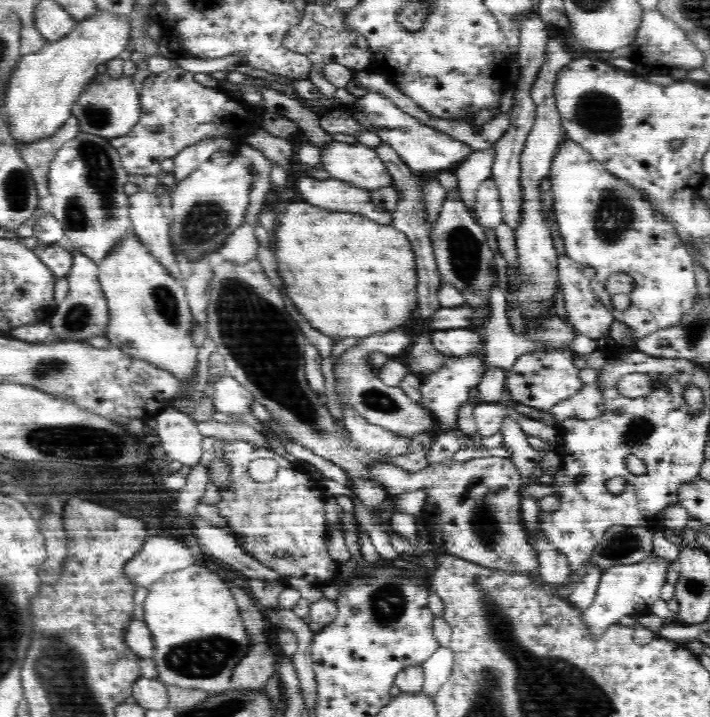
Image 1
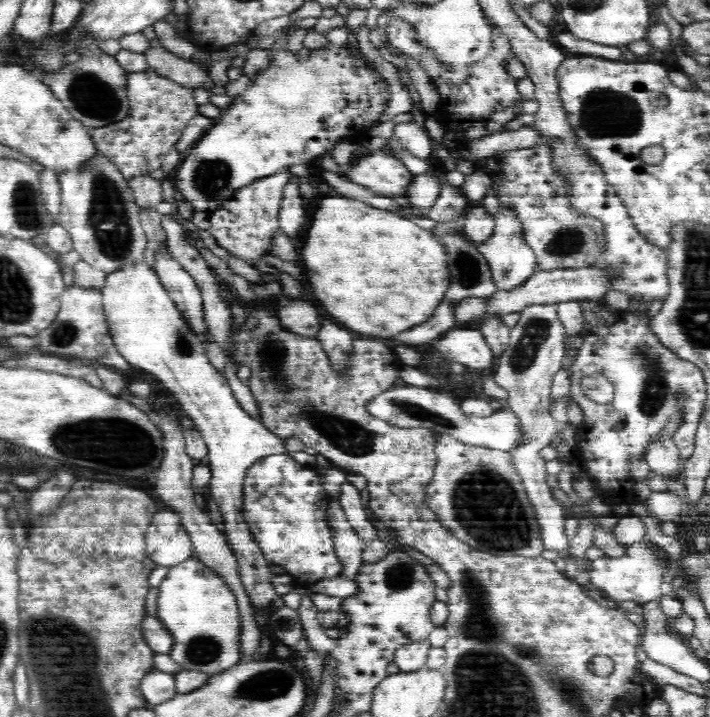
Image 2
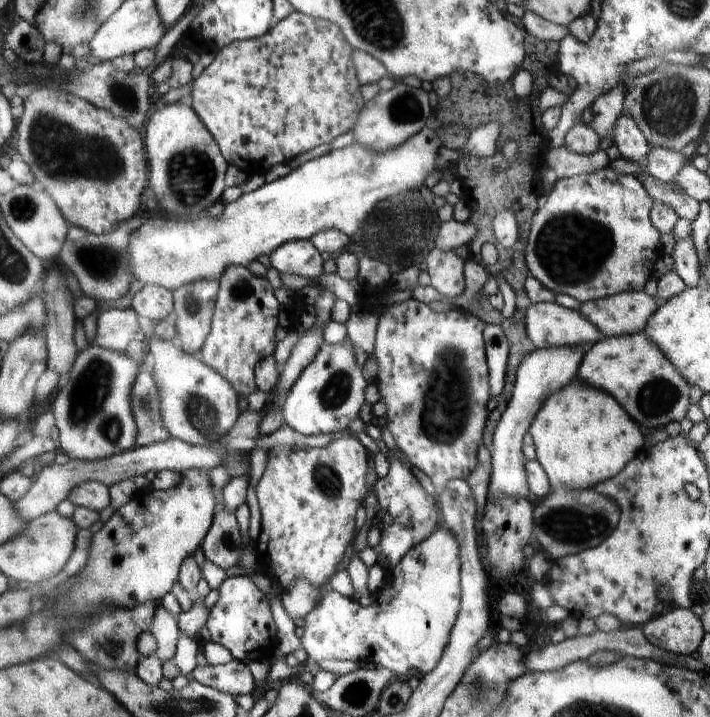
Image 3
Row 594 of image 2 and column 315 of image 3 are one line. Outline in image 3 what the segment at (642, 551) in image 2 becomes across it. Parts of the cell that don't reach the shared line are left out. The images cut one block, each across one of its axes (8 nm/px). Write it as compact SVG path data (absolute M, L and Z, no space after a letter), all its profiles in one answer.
M445 524L427 538L427 542L421 542L415 550L403 558L403 562L391 570L385 572L385 584L379 588L379 592L373 596L373 604L363 608L353 598L341 596L337 592L325 592L323 600L319 602L319 608L305 618L305 634L303 638L303 654L309 654L315 662L359 662L359 660L371 660L377 668L387 668L397 674L399 680L407 682L419 682L427 674L431 674L441 658L445 656L445 650L451 642L451 632L455 630L455 624L459 622L459 612L463 610L463 556L461 556L461 544L455 532Z

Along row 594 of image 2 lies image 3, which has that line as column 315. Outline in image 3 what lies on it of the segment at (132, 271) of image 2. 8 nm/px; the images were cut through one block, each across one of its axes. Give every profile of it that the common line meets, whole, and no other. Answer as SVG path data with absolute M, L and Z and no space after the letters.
M295 240L295 242L289 242L287 246L279 246L279 250L277 250L275 254L271 254L271 266L273 266L277 272L297 274L297 276L311 278L311 280L323 276L321 250L315 248L315 242L313 242L313 240Z

